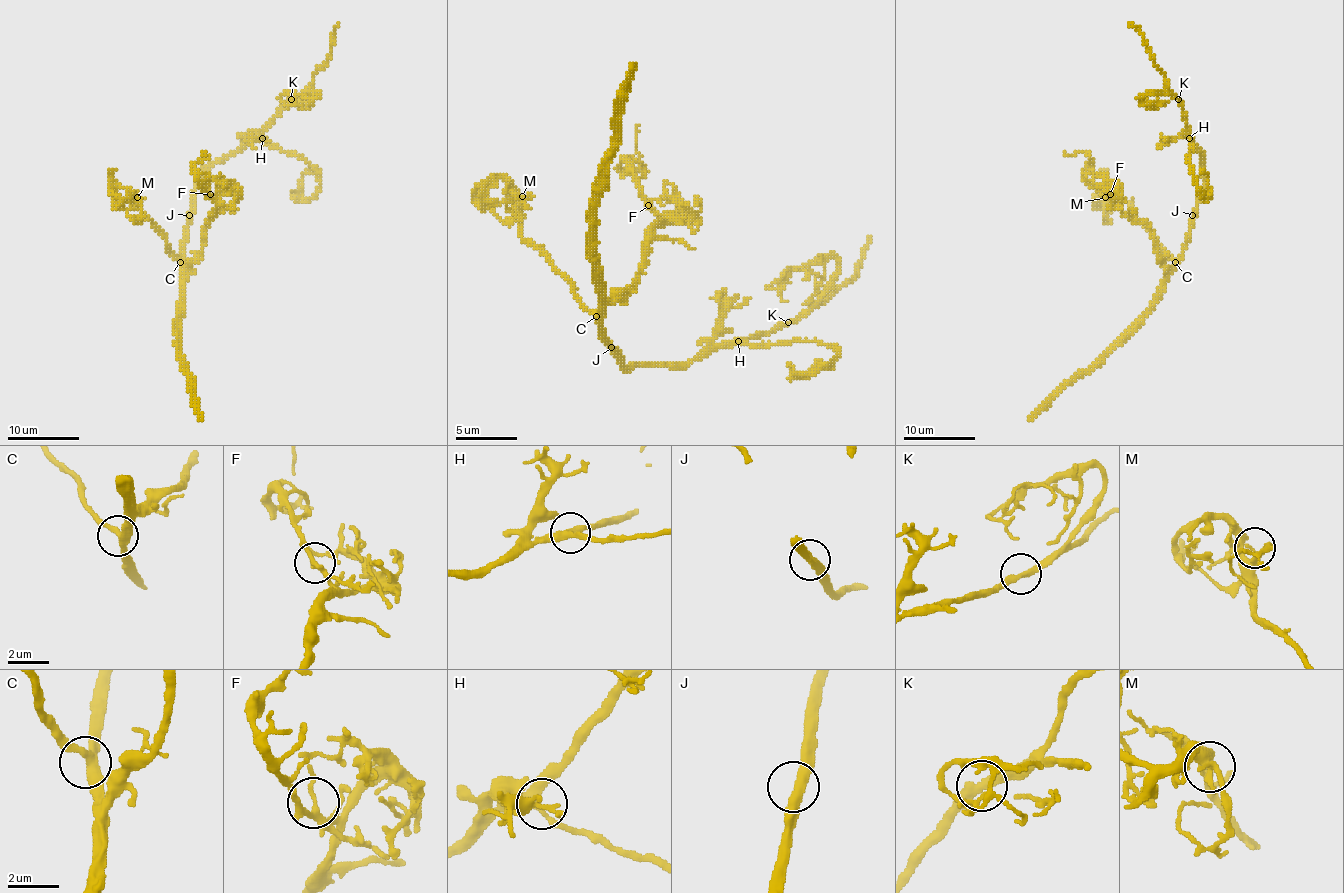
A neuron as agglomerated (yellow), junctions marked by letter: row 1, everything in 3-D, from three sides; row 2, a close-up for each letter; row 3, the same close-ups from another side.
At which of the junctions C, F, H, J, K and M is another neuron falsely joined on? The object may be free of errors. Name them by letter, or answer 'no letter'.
no letter

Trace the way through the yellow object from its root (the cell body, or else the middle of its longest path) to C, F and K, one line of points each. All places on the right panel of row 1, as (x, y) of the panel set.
C: (1196, 215), (1185, 249), (1175, 262)
F: (1196, 215), (1185, 249), (1169, 271), (1155, 251), (1153, 231), (1142, 222), (1133, 222), (1110, 194)
K: (1196, 215), (1203, 185), (1203, 156), (1192, 140), (1183, 106), (1178, 99)

